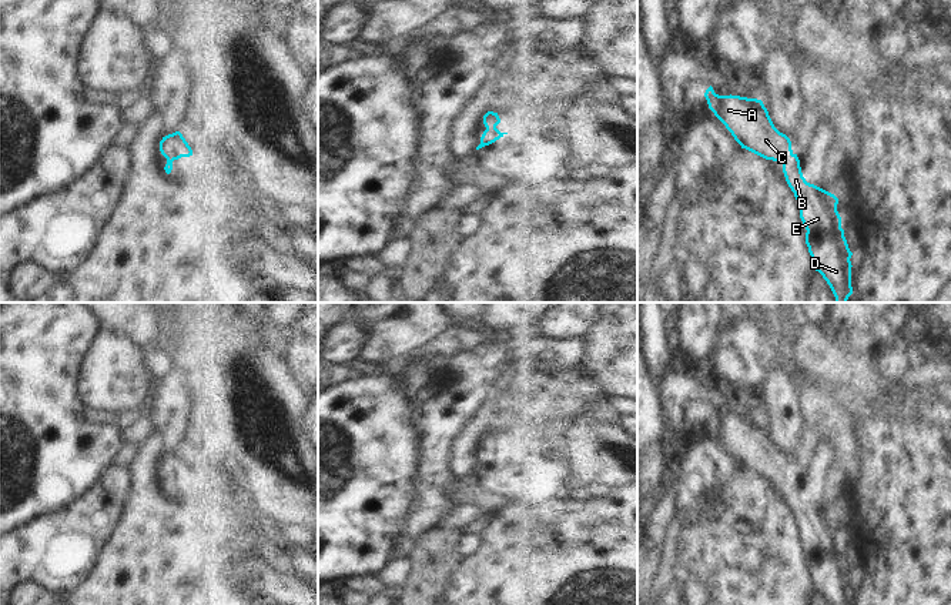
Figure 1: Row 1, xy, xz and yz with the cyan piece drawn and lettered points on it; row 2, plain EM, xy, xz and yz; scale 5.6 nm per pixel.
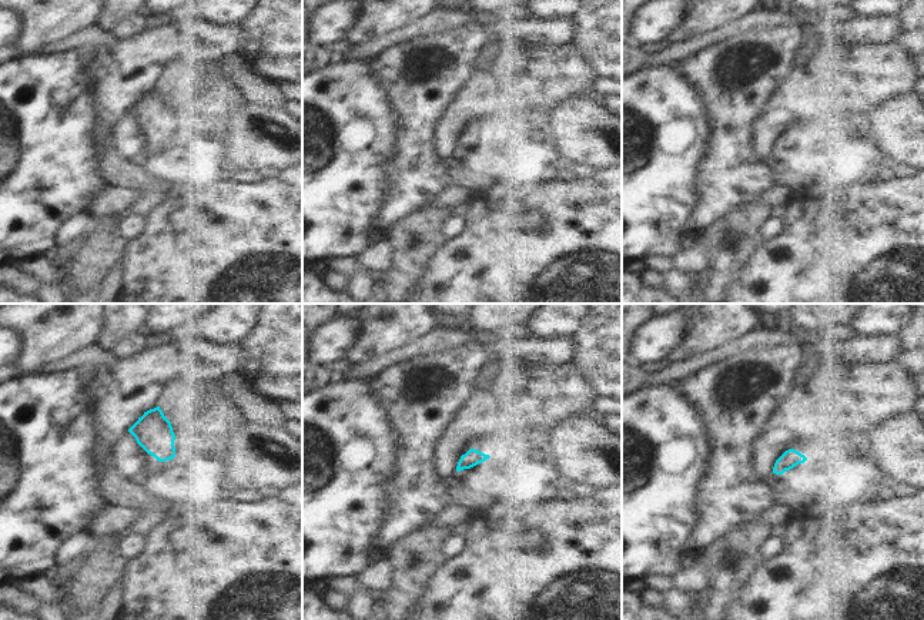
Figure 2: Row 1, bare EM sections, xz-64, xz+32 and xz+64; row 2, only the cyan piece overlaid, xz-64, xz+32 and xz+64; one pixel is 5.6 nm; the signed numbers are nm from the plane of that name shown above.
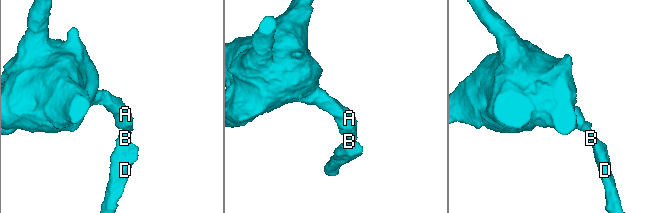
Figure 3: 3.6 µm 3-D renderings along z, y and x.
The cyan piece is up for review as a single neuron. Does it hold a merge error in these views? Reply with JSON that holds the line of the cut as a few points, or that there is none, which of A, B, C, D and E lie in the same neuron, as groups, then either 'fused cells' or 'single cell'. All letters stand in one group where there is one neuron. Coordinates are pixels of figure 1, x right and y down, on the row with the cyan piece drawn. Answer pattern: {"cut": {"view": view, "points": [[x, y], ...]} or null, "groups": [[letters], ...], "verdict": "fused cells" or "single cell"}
{"cut": null, "groups": [["A", "B", "C", "D", "E"]], "verdict": "single cell"}

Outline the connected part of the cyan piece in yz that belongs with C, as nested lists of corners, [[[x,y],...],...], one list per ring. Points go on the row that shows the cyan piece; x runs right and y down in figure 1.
[[[710,86],[704,97],[709,108],[726,126],[734,140],[766,160],[783,161],[786,181],[800,207],[800,218],[807,230],[806,244],[814,270],[830,285],[836,302],[847,302],[853,294],[851,255],[841,217],[838,198],[806,181],[800,160],[791,150],[790,138],[780,133],[761,100],[740,96],[719,96]]]

